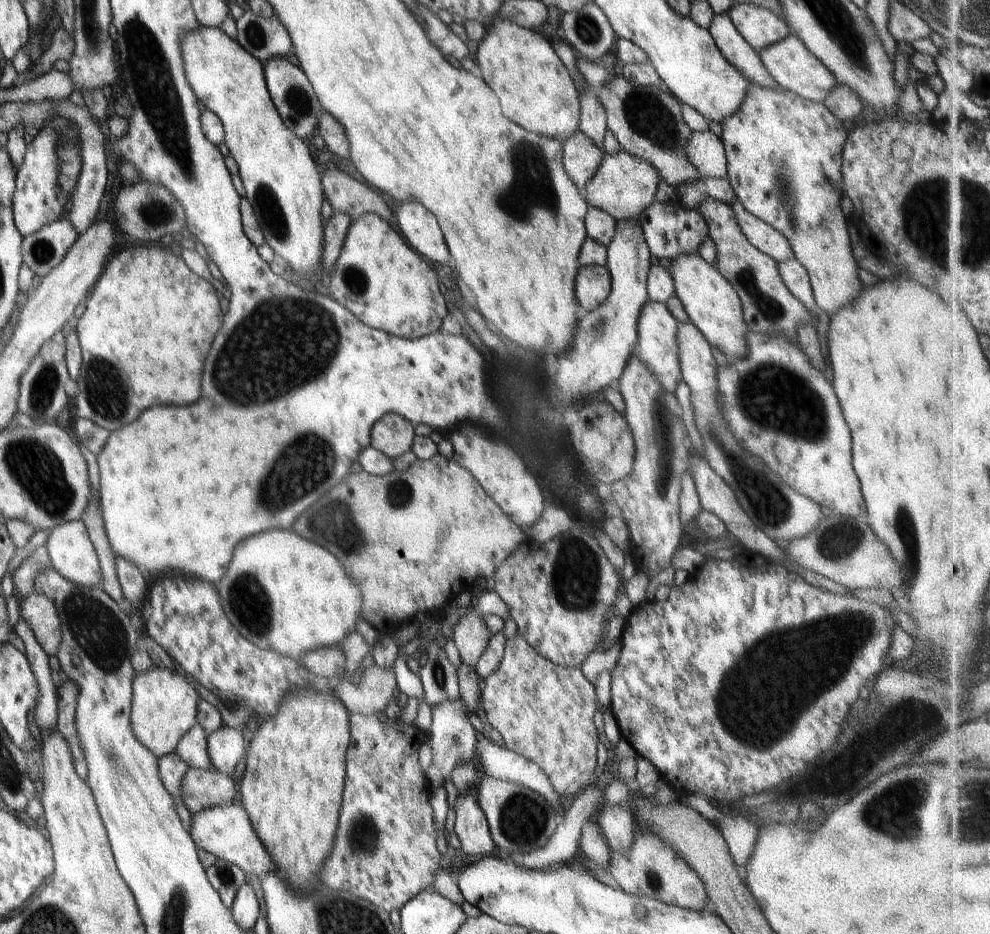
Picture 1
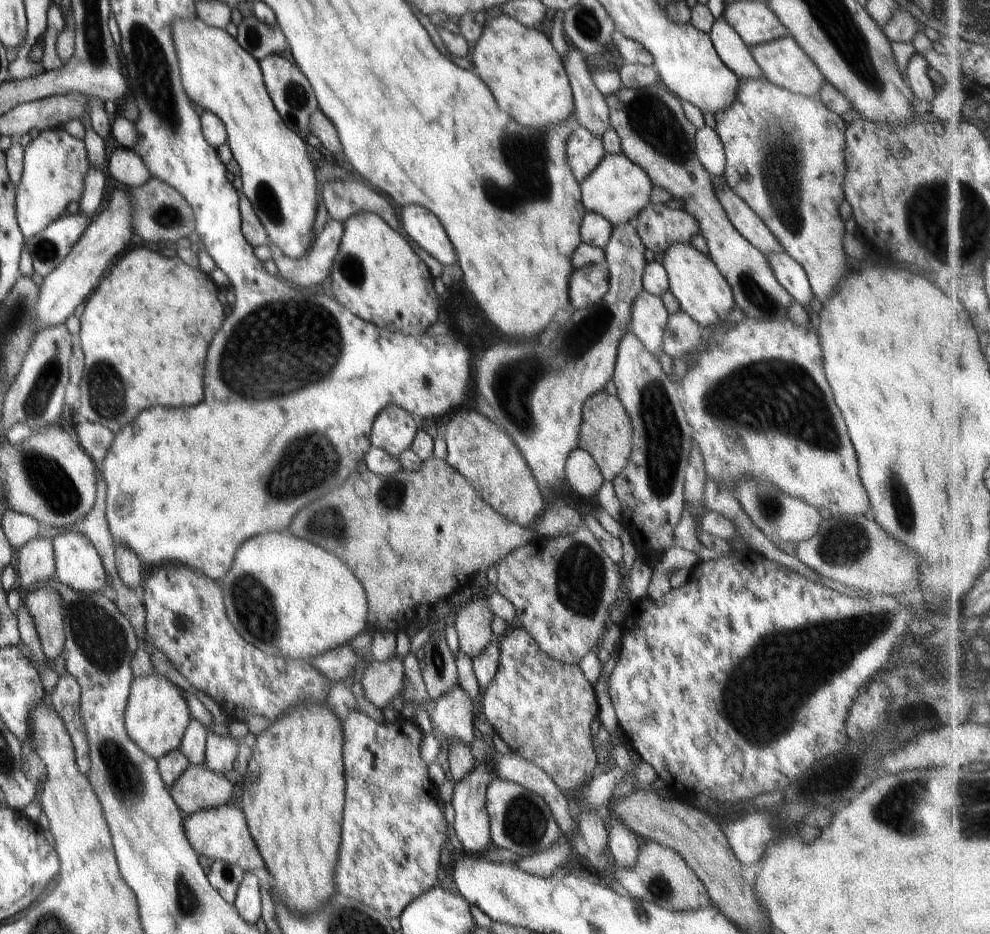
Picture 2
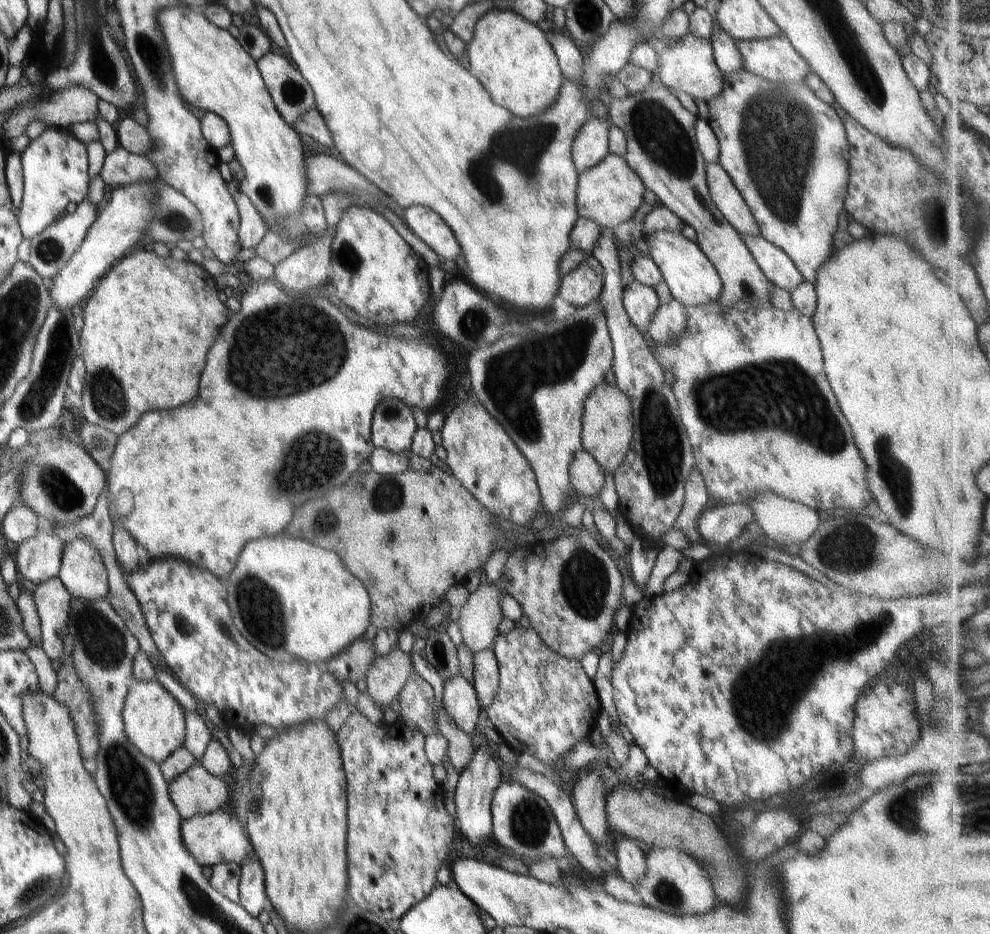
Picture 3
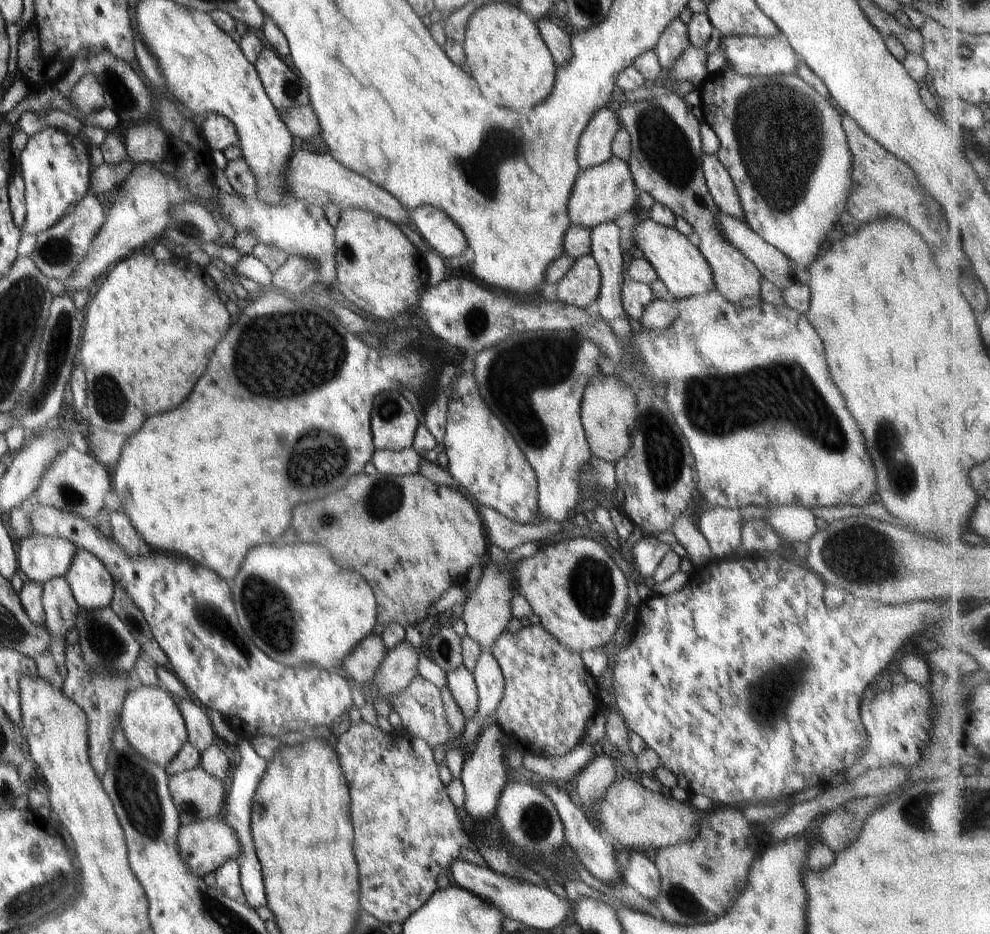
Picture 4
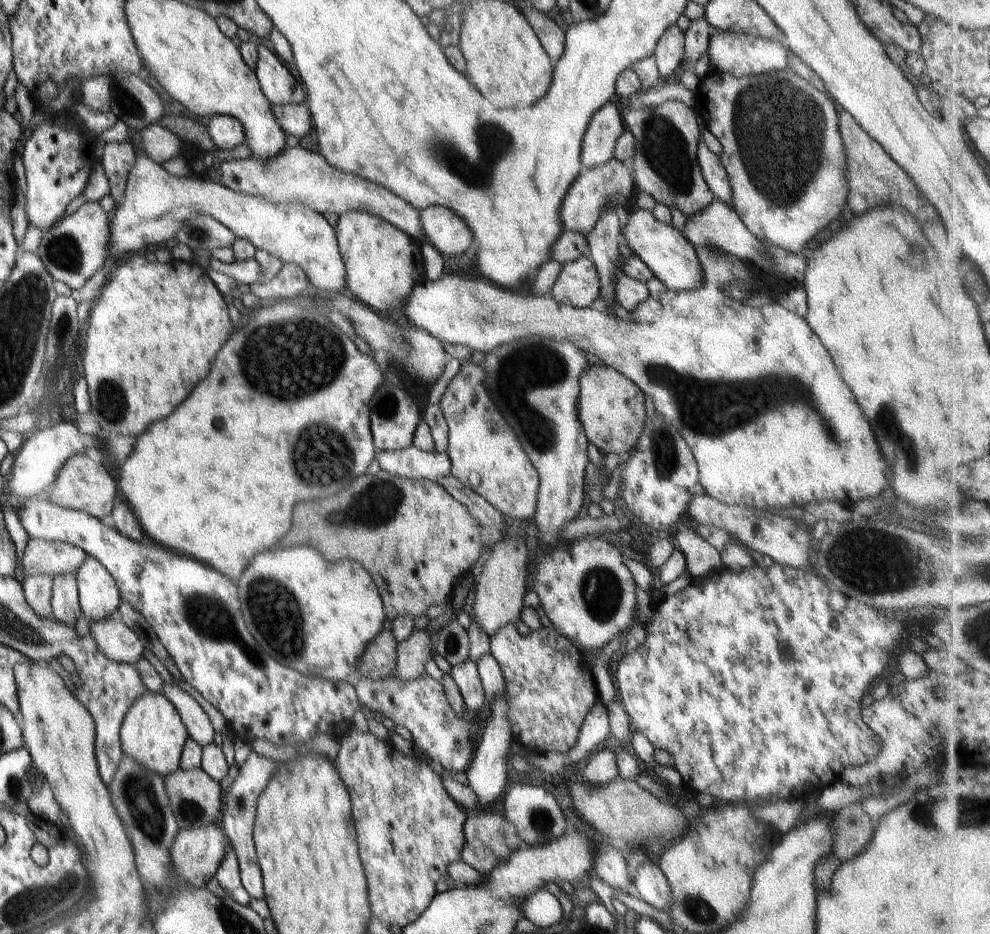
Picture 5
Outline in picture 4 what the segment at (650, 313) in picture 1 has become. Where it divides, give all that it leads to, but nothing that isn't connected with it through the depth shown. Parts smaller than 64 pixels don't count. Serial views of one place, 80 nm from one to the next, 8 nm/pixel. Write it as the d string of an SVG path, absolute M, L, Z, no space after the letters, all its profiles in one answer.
M628 274L625 275L621 286L621 301L630 317L639 320L646 306L654 300L655 296L649 284L635 281Z

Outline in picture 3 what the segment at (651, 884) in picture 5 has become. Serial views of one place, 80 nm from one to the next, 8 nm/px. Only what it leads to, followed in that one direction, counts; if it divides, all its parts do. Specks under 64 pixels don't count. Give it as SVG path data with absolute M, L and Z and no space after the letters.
M632 839L614 840L612 849L618 856L618 873L632 885L638 885L648 874L647 858Z

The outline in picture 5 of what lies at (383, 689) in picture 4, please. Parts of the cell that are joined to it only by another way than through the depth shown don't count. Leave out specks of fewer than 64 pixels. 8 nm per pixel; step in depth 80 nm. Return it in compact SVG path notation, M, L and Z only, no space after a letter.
M415 629L406 640L398 643L395 672L392 675L402 680L418 678L425 673L425 662L430 658L430 635L426 629Z

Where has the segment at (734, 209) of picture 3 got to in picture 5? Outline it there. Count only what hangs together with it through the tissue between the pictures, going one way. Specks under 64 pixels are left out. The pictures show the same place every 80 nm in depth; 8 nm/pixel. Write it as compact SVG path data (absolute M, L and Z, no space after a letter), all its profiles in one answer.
M702 139L698 143L697 159L702 176L712 194L716 198L723 200L728 206L731 206L733 210L729 176L721 165L721 158L710 152L710 149Z

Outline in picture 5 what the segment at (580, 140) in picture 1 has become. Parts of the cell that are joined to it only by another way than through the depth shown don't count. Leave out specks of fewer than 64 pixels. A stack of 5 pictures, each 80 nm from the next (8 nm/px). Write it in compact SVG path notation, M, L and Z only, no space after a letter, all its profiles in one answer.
M614 103L599 108L592 115L582 141L582 166L593 168L612 160L615 144L625 129L625 122Z

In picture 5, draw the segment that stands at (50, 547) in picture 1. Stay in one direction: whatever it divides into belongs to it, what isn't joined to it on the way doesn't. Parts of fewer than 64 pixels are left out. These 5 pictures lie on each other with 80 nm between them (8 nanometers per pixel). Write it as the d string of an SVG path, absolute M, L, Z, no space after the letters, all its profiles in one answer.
M87 555L86 562L75 572L81 612L92 621L101 621L117 610L121 603L119 590L112 575L95 558Z

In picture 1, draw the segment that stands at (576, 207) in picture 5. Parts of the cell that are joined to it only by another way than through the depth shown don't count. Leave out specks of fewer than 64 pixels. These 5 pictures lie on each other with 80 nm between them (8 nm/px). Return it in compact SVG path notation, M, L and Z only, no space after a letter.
M621 150L614 155L604 154L594 176L586 183L585 201L597 209L602 209L616 222L622 219L638 218L655 202L655 194L661 178L655 168Z

